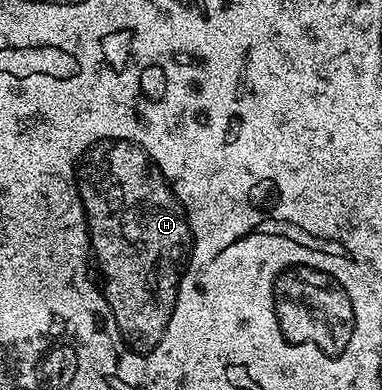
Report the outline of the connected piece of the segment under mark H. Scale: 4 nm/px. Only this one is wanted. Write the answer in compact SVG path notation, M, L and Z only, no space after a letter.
M117 135L115 139L90 139L78 155L74 155L74 167L70 167L70 179L74 179L74 195L78 195L78 215L82 215L82 231L86 231L86 279L90 279L90 287L98 291L98 299L106 303L106 311L110 311L110 319L114 319L114 331L120 332L120 341L124 341L126 355L134 355L134 359L150 359L162 343L166 343L166 335L170 335L170 323L174 323L174 315L178 315L178 299L182 299L182 283L186 283L186 275L190 275L190 267L194 267L194 251L198 251L198 231L194 231L194 219L190 219L190 207L182 203L182 195L178 195L178 183L166 175L166 167L154 159L154 151L146 147L146 143L138 143L138 139L130 139L130 135Z

